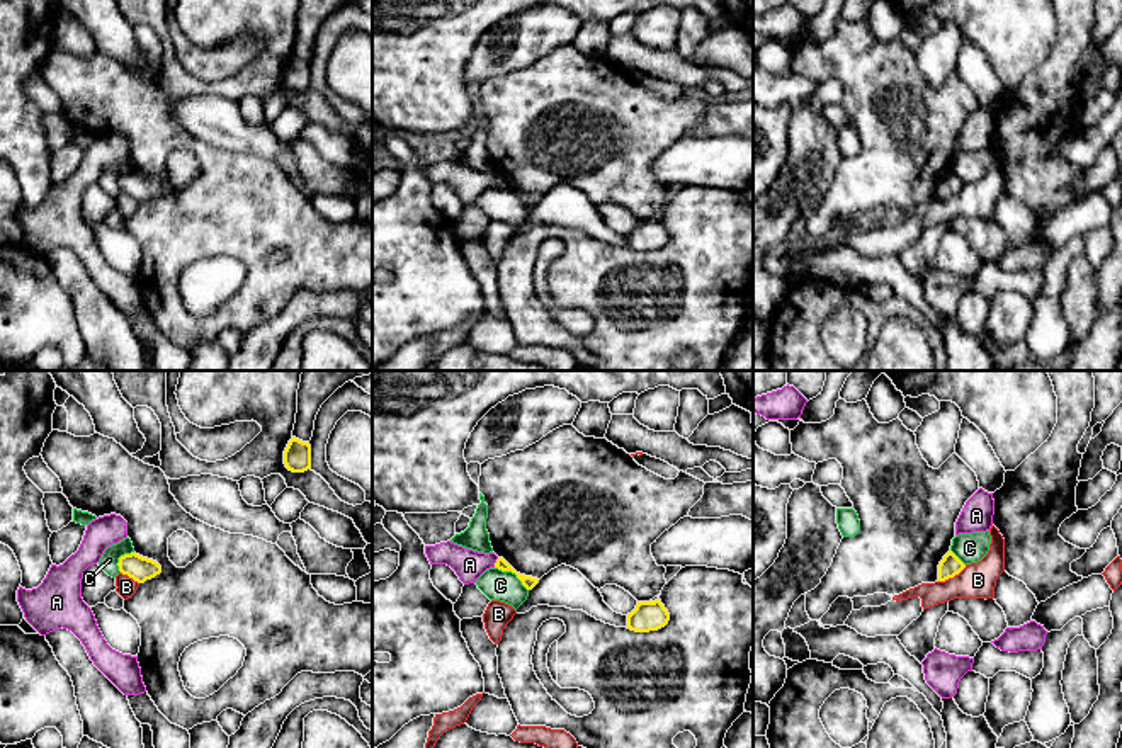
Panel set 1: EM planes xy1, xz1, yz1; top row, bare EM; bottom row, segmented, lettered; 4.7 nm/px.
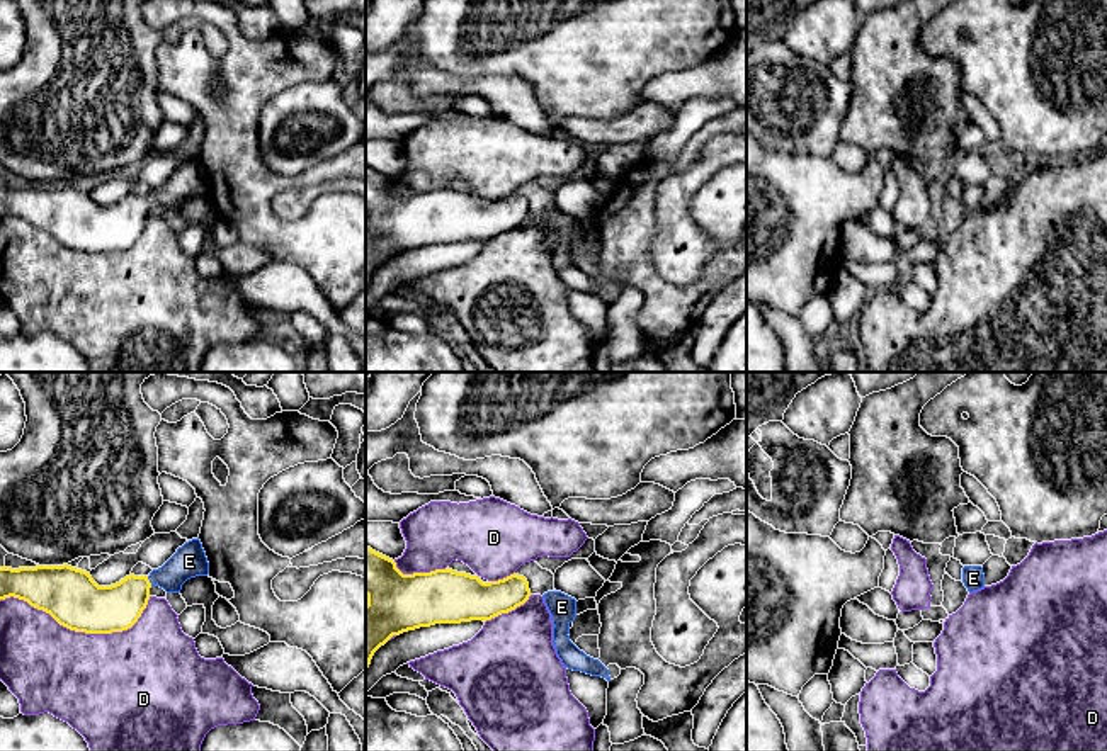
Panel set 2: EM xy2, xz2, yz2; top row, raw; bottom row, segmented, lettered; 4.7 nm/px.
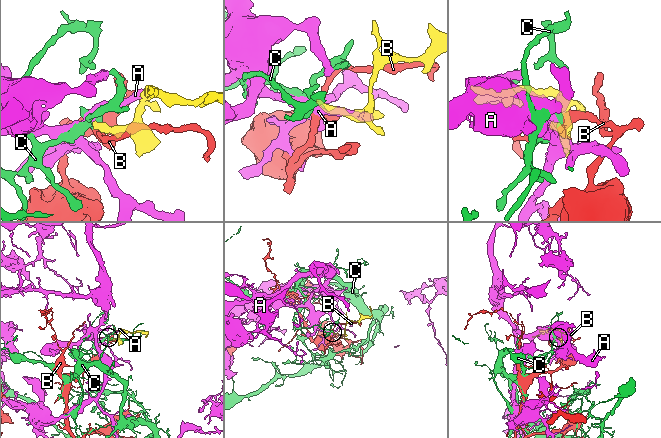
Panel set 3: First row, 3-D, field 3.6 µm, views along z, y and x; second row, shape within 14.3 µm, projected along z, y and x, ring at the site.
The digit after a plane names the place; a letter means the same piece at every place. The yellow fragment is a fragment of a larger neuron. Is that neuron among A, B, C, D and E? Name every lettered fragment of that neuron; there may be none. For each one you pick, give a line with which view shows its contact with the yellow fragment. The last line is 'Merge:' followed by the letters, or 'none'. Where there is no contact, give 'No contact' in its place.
E: Touches yellow in xy2
Merge: E

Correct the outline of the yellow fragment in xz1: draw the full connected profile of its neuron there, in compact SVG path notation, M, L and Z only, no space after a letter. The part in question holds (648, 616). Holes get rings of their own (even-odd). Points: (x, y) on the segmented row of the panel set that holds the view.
M661 600L638 602L636 609L627 614L627 629L636 632L649 632L665 627L670 614Z

